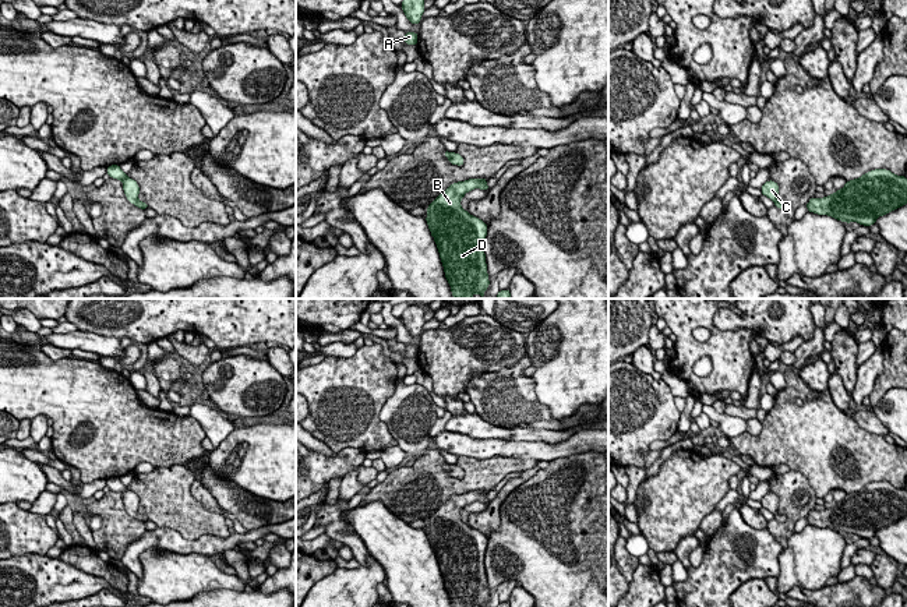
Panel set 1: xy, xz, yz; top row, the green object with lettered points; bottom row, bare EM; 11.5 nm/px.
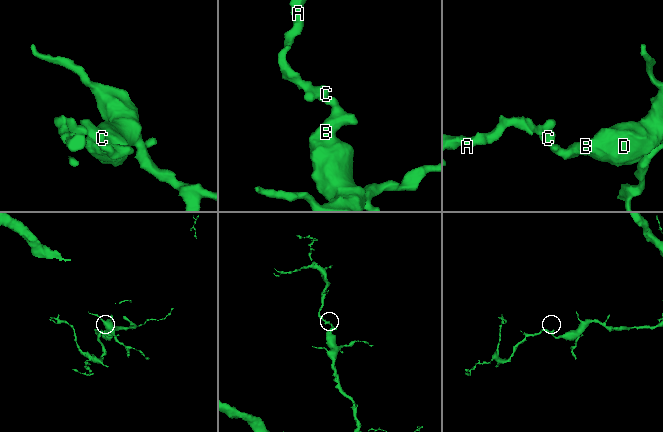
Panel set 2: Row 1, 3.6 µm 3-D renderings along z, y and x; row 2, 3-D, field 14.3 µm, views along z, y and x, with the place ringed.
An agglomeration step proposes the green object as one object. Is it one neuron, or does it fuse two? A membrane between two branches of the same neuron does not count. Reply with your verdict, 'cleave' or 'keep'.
keep

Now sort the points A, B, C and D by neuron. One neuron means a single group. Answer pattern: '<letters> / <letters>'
A B C D

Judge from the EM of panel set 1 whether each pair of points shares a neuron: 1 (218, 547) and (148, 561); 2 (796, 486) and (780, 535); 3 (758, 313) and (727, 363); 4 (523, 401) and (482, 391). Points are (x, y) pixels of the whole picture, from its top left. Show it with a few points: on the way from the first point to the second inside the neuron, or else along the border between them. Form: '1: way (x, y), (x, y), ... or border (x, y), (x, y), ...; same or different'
1: border (161, 550), (203, 553), (208, 557); different
2: way (796, 498), (794, 514), (790, 522); same
3: border (716, 327), (720, 330), (752, 330), (756, 334); different
4: way (514, 401), (491, 394); same

